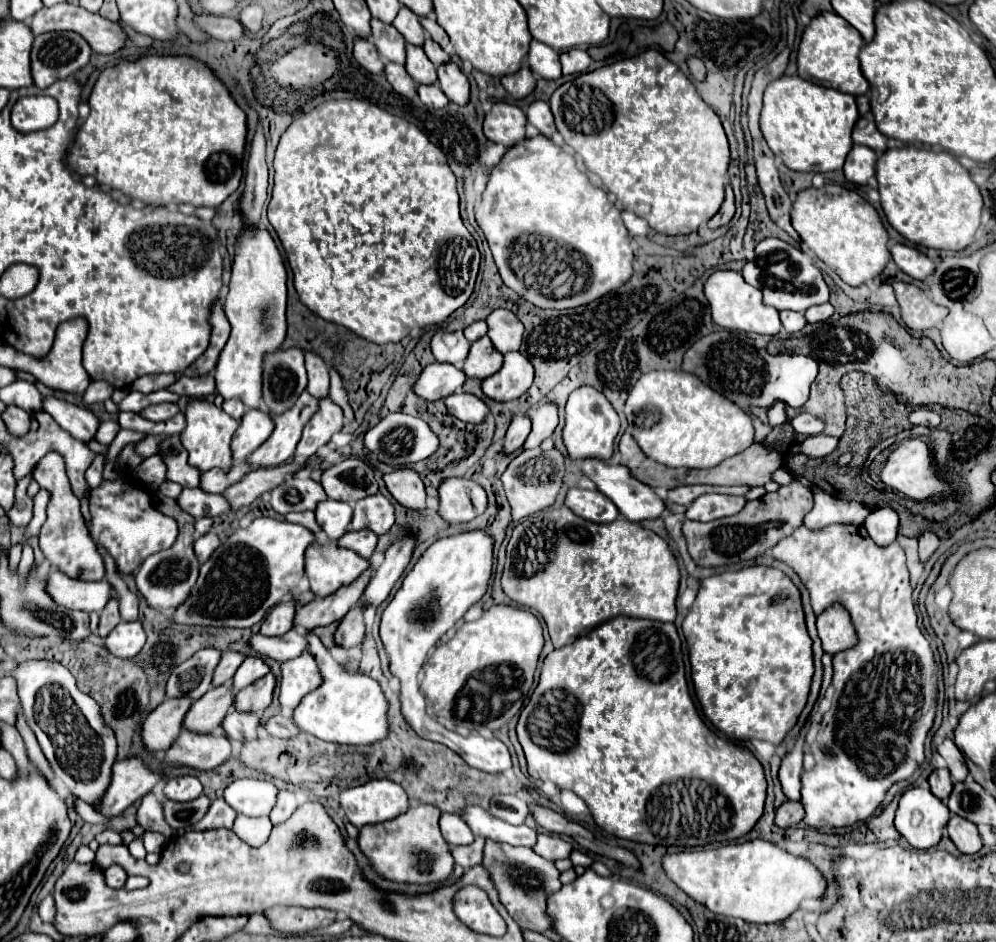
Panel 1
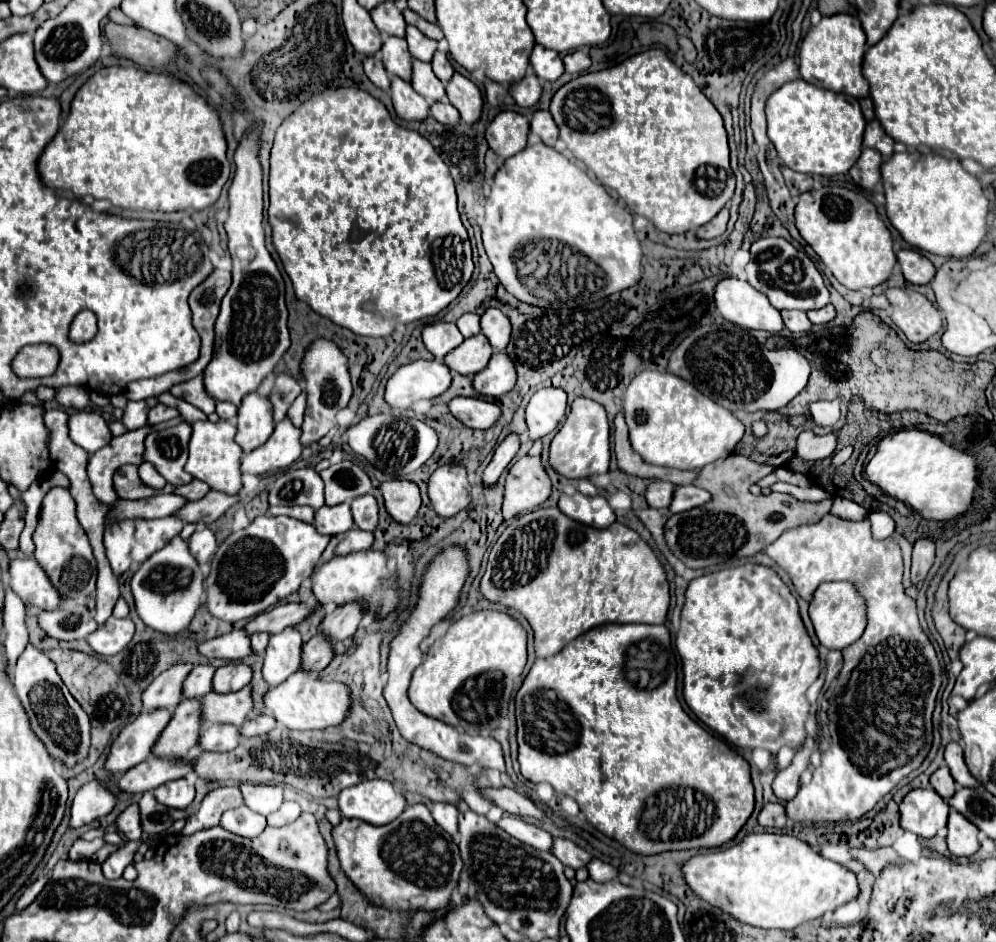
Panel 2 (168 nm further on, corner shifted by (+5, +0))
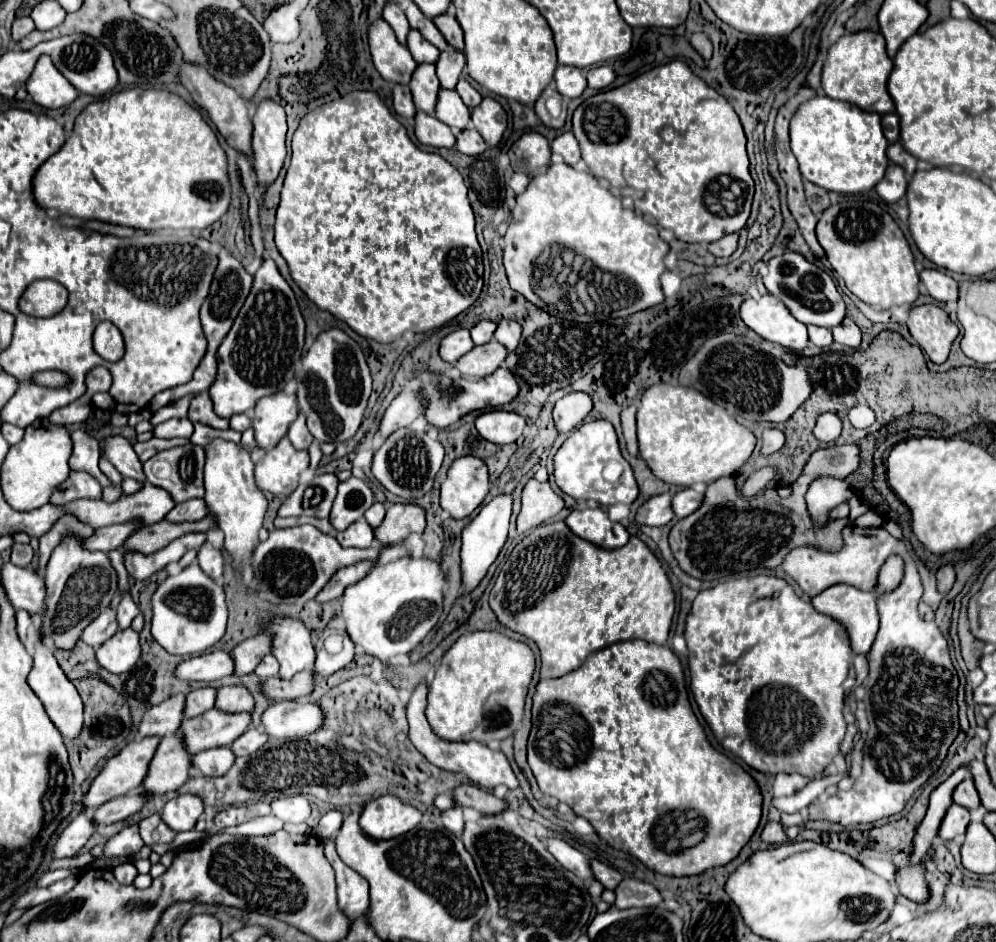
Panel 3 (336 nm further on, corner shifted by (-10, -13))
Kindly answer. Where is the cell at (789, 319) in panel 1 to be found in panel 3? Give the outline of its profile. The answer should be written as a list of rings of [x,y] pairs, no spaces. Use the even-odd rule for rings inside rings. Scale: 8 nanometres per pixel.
[[[809,326],[809,338],[811,338],[811,344],[815,346],[829,346],[833,342],[831,330],[821,326]]]

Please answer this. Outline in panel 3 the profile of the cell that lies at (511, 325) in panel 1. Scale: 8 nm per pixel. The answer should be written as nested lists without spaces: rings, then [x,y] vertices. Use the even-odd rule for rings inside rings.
[[[501,320],[495,330],[495,338],[507,348],[507,352],[513,352],[521,338],[521,326],[515,320]]]

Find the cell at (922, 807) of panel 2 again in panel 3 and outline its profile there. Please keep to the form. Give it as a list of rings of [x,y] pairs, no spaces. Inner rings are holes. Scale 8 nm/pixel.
[[[951,804],[951,808],[947,810],[947,816],[943,818],[939,836],[951,840],[955,836],[965,834],[967,826],[969,826],[969,810],[963,808],[963,806],[959,806],[959,804]]]

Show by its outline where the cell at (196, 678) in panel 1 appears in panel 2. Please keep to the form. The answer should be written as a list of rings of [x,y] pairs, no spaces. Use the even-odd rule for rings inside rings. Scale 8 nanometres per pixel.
[[[182,663],[182,665],[174,665],[168,671],[160,673],[158,679],[154,683],[150,683],[150,687],[142,693],[142,701],[144,701],[144,709],[170,709],[174,711],[176,705],[182,701],[182,689],[184,689],[184,679],[188,677],[188,671],[192,671],[194,665],[190,663]]]

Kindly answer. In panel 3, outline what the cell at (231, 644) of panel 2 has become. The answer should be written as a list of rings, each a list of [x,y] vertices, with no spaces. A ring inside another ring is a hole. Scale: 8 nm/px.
[[[223,650],[193,656],[189,660],[183,660],[175,668],[175,676],[179,680],[197,680],[197,682],[211,682],[231,674],[233,674],[233,660]]]

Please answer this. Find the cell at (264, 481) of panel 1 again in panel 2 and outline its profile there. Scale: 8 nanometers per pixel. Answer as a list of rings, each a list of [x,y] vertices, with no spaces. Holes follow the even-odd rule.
[[[210,491],[204,499],[184,505],[184,511],[178,511],[178,517],[188,523],[210,525],[220,519],[232,505],[240,501],[240,495],[224,495],[222,491]]]

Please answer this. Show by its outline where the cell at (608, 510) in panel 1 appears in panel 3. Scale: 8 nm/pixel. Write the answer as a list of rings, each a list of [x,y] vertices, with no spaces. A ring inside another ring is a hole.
[[[601,508],[573,510],[565,518],[565,524],[579,538],[583,538],[599,548],[605,548],[605,550],[619,548],[619,546],[627,544],[627,540],[629,540],[629,532],[625,530],[625,526],[621,526],[619,522],[611,522],[607,512]]]

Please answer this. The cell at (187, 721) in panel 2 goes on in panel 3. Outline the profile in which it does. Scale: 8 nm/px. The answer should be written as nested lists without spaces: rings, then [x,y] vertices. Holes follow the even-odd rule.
[[[179,734],[161,738],[147,772],[147,780],[141,784],[143,792],[147,796],[159,796],[183,786],[191,768],[191,756],[187,754],[189,752],[183,748]]]

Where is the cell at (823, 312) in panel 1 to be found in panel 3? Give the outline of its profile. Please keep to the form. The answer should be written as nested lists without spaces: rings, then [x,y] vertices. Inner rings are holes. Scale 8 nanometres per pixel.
[[[845,318],[843,324],[831,328],[831,332],[833,332],[835,342],[839,342],[839,344],[845,344],[845,346],[851,346],[851,348],[857,348],[861,344],[861,330],[849,318]]]

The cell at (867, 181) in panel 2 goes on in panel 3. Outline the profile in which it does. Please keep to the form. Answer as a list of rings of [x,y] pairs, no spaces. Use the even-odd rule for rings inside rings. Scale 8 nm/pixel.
[[[889,164],[885,178],[875,186],[875,190],[885,202],[897,202],[899,198],[903,198],[907,192],[907,178],[903,168],[899,168],[897,164]]]

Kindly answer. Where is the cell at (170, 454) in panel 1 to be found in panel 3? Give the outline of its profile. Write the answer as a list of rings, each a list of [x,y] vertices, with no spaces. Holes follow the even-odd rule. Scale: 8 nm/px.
[[[189,442],[185,446],[177,446],[177,448],[171,448],[171,450],[157,452],[151,460],[147,460],[143,464],[143,472],[153,486],[167,490],[171,494],[173,502],[179,504],[179,502],[191,500],[191,498],[203,498],[205,496],[203,466],[205,466],[205,450],[201,446],[195,446],[195,444]]]

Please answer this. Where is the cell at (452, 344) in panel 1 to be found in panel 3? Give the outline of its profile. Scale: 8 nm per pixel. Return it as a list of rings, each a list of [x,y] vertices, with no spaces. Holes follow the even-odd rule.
[[[455,330],[455,332],[451,332],[449,336],[445,336],[443,340],[441,340],[441,358],[445,360],[445,362],[451,362],[451,364],[455,364],[463,354],[467,354],[471,348],[473,348],[475,344],[473,344],[473,340],[471,340],[471,334],[469,334],[469,330]]]

